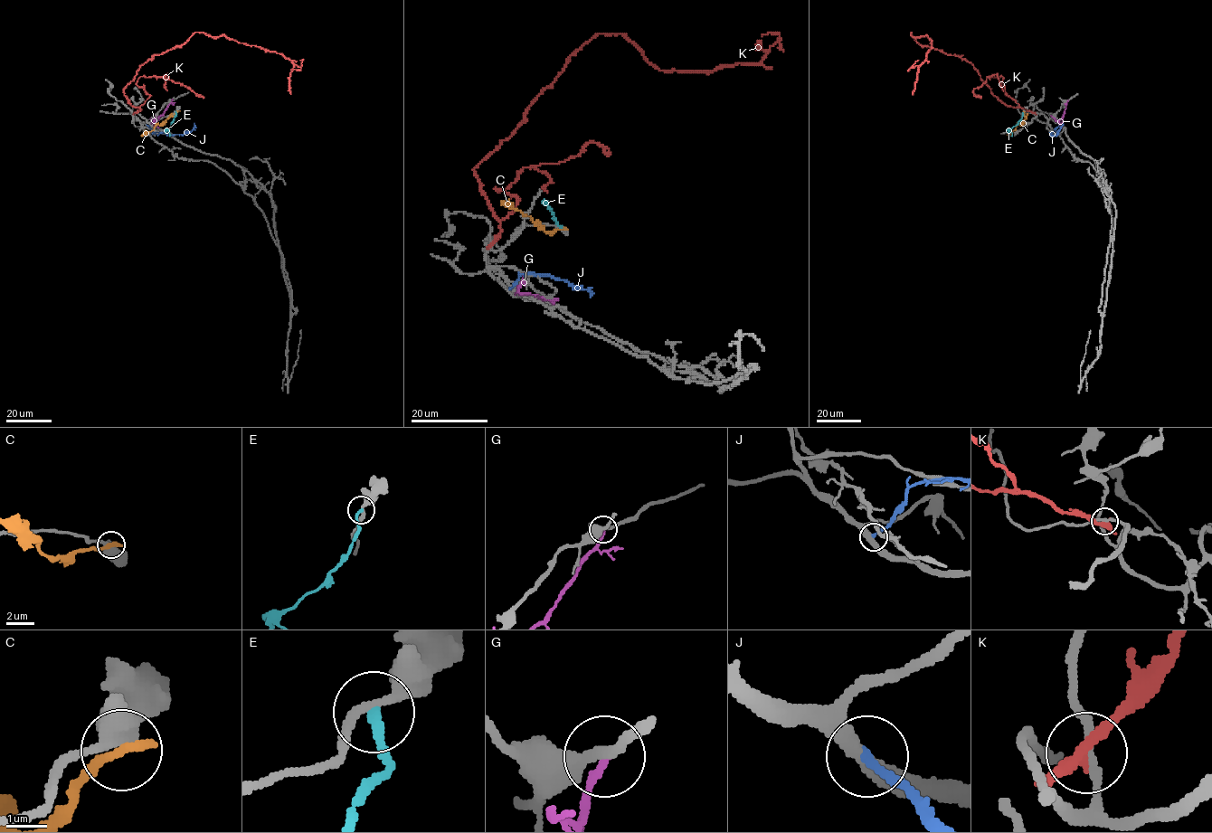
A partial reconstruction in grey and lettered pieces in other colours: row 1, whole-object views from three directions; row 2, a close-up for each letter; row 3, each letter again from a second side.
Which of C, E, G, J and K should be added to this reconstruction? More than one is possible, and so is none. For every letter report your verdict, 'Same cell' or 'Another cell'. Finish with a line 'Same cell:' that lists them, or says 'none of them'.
C: Another cell
E: Another cell
G: Another cell
J: Another cell
K: Another cell
Same cell: none of them

